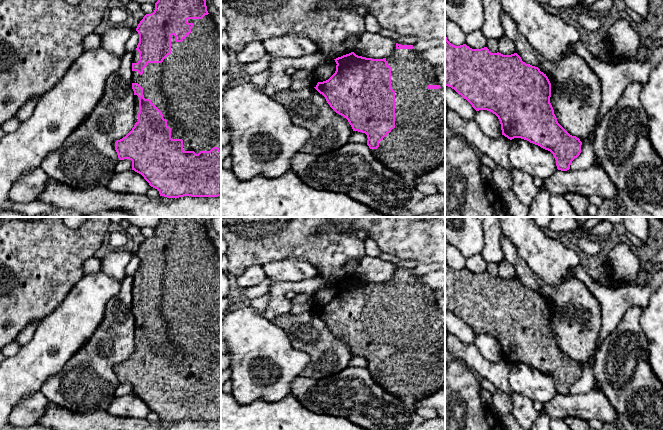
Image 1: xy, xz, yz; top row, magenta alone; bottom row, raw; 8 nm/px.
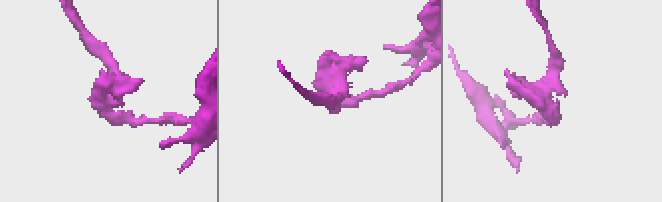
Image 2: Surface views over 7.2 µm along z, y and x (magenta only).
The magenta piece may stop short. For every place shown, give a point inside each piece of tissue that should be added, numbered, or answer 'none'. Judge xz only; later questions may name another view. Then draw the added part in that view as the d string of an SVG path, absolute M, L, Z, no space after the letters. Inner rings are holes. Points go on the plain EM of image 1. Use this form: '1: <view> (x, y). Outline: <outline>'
1: xz (416, 370). Outline: M395 273L391 280L386 281L387 289L391 291L391 312L395 315L395 352L379 366L377 373L371 373L373 380L383 388L387 393L390 393L403 402L412 407L416 402L422 399L428 399L431 395L441 389L445 389L445 314L428 313L428 309L439 309L438 300L435 297L435 291L430 287L424 285L420 281L421 276L417 276L413 273Z

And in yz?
none

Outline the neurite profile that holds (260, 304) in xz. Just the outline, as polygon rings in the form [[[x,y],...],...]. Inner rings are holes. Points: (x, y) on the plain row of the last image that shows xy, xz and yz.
[[[265,293],[251,301],[251,307],[259,313],[264,313],[270,301],[270,293]]]

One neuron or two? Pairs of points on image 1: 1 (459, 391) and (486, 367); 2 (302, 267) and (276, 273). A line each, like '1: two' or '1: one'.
1: two
2: one

